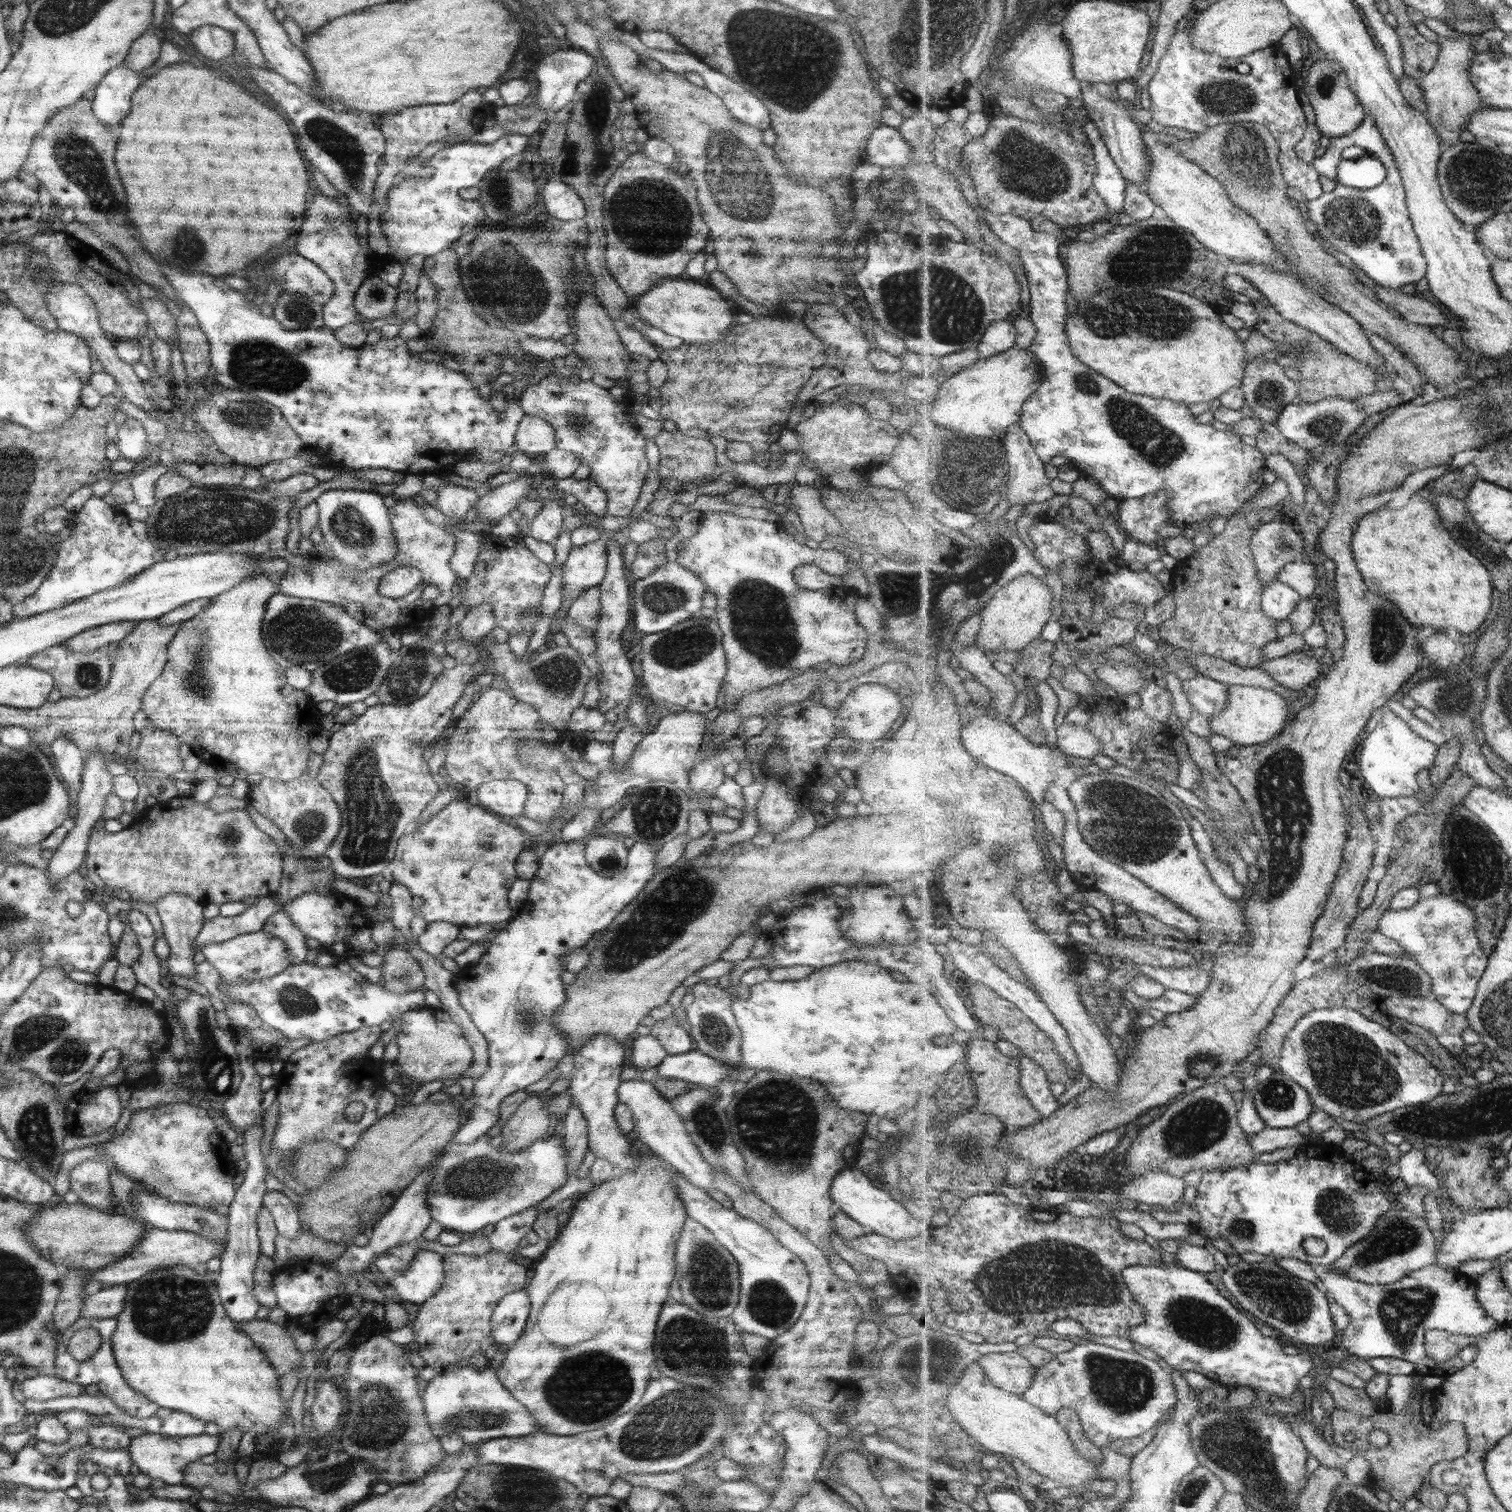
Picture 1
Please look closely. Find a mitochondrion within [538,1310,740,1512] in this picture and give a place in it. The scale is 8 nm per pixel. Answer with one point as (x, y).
(587, 1388)

